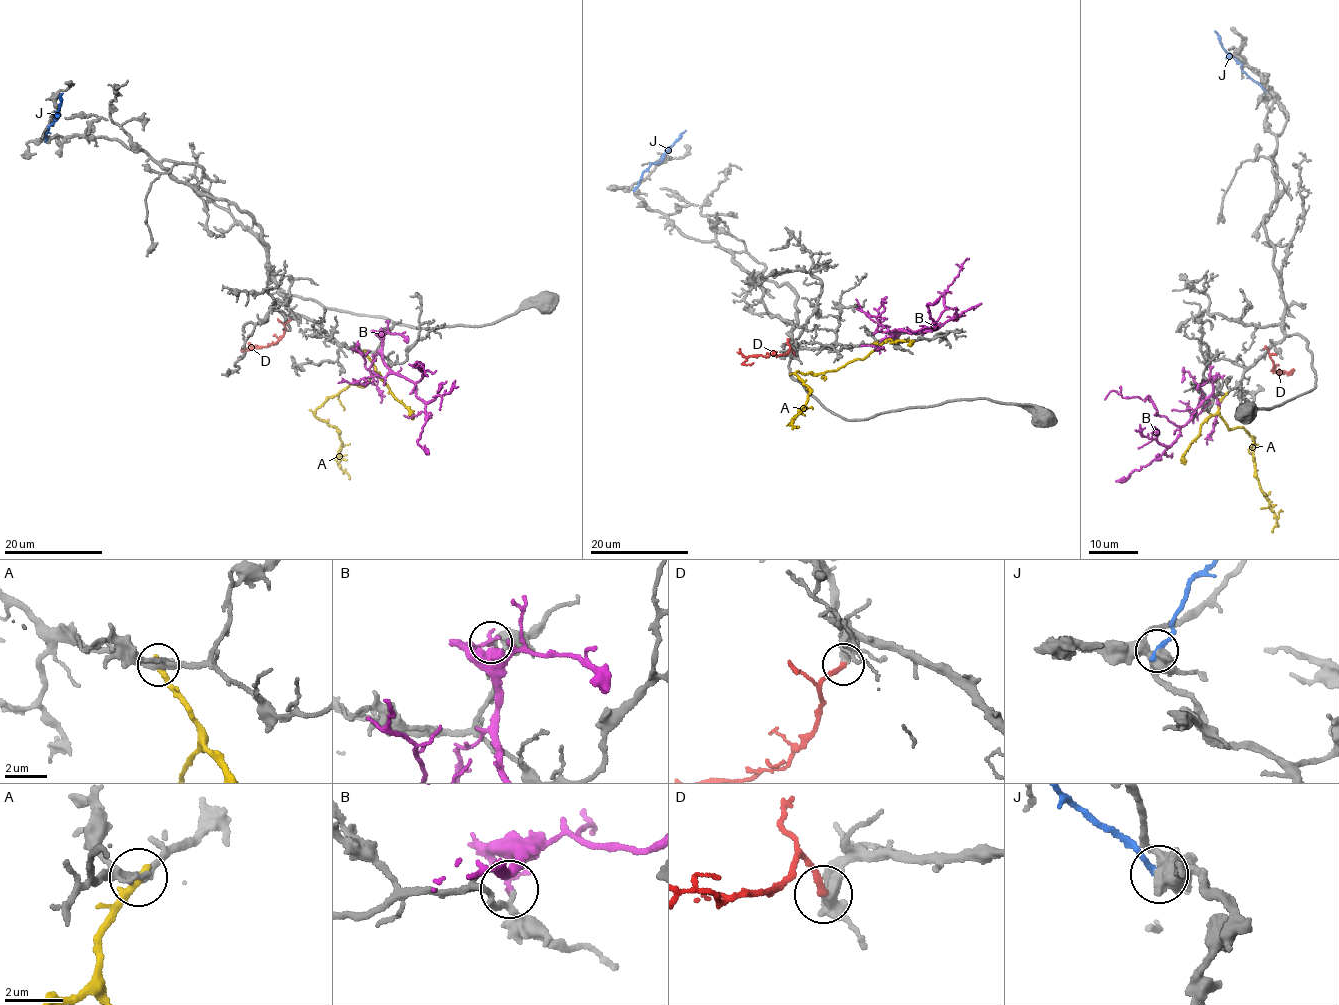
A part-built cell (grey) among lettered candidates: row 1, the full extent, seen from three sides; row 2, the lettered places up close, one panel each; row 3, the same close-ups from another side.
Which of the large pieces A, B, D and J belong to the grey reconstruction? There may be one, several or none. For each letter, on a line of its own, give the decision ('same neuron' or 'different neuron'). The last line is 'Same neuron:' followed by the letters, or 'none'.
A: different neuron
B: different neuron
D: same neuron
J: different neuron
Same neuron: D

